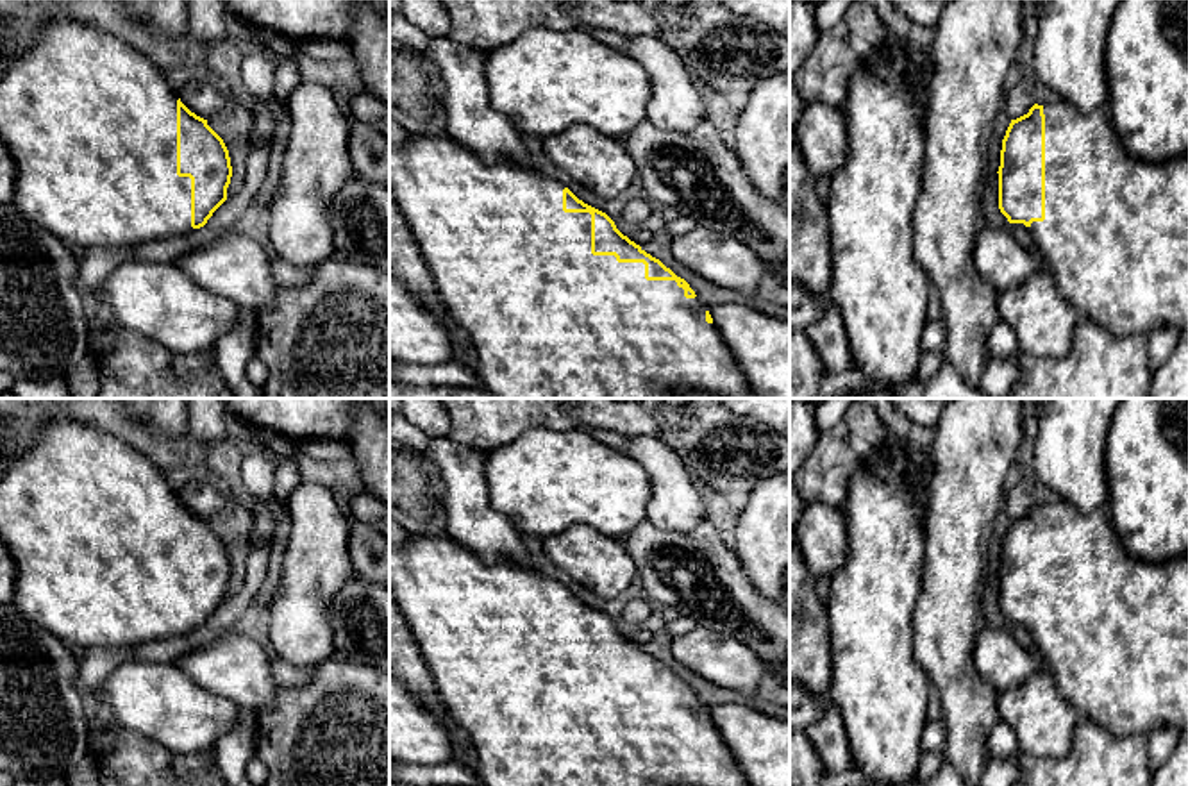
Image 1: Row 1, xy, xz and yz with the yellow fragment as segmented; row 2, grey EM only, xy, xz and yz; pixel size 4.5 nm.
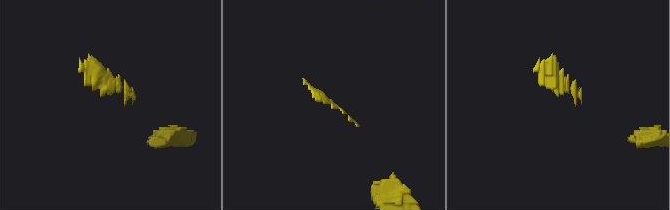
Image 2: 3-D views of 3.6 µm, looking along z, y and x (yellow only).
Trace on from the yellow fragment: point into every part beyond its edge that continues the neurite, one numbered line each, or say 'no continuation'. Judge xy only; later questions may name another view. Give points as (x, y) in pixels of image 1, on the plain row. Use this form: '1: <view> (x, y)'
1: xy (92, 524)

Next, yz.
1: yz (1115, 635)

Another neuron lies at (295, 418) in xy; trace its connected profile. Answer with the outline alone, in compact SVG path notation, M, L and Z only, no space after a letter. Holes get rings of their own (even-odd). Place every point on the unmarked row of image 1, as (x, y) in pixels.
M222 398L227 411L261 434L279 434L295 445L325 438L347 443L352 436L354 406L389 416L389 398Z

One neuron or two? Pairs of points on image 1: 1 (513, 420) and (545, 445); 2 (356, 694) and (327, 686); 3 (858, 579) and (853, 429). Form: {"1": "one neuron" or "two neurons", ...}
{"1": "two neurons", "2": "one neuron", "3": "two neurons"}

